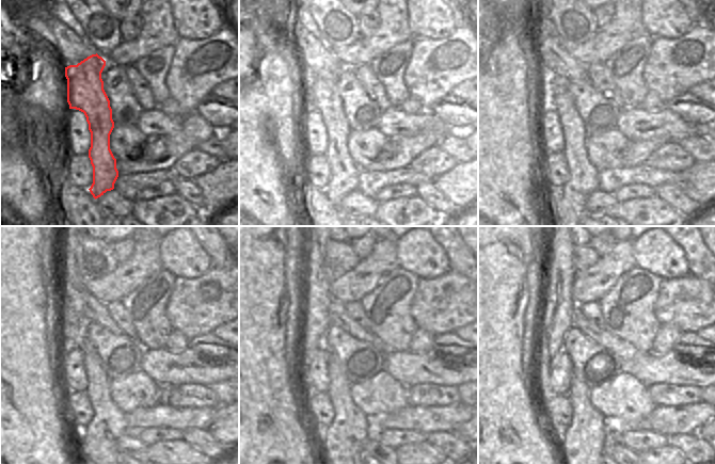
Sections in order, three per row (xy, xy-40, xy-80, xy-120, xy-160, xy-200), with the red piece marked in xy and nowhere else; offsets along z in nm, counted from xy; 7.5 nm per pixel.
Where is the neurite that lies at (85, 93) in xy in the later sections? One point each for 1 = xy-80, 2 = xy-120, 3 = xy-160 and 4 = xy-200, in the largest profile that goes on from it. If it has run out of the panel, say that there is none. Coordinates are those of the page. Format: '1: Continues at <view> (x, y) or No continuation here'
1: Continues at xy-80 (583, 176)
2: Continues at xy-120 (108, 425)
3: Continues at xy-160 (344, 443)
4: Continues at xy-200 (585, 440).

